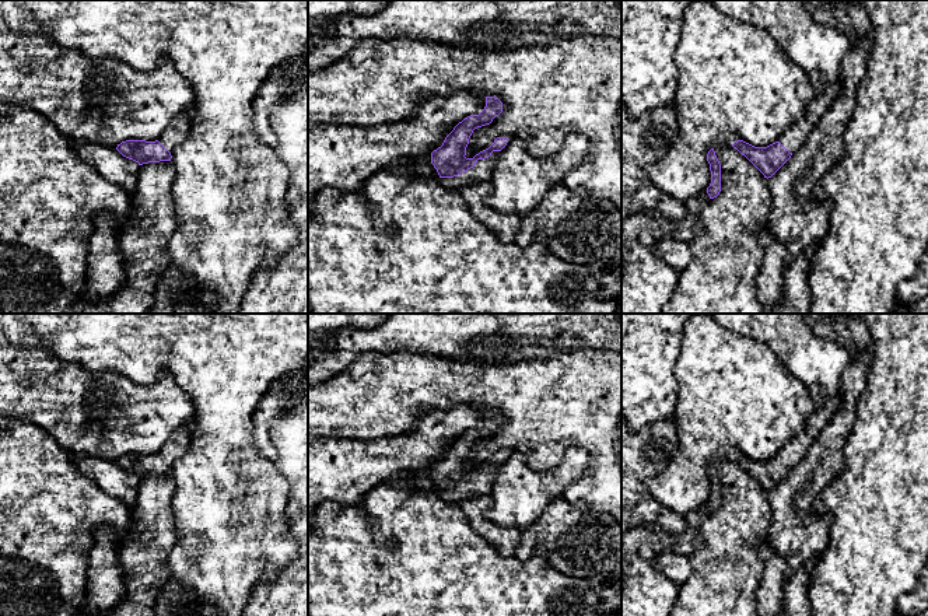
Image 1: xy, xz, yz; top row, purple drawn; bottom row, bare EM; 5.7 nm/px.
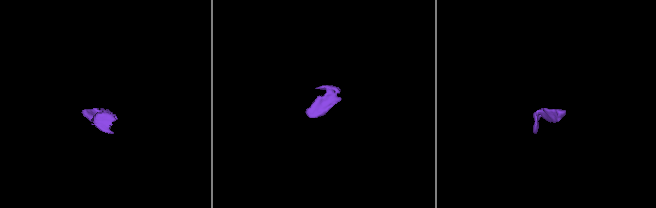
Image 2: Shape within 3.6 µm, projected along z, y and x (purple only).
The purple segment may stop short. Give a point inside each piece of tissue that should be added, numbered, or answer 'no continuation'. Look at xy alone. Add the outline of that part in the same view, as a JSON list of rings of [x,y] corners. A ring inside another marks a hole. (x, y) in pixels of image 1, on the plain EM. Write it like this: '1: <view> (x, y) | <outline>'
1: xy (178, 444) | [[[182,427],[176,430],[169,441],[158,451],[158,455],[172,466],[179,458],[182,458],[190,444],[190,430]]]

